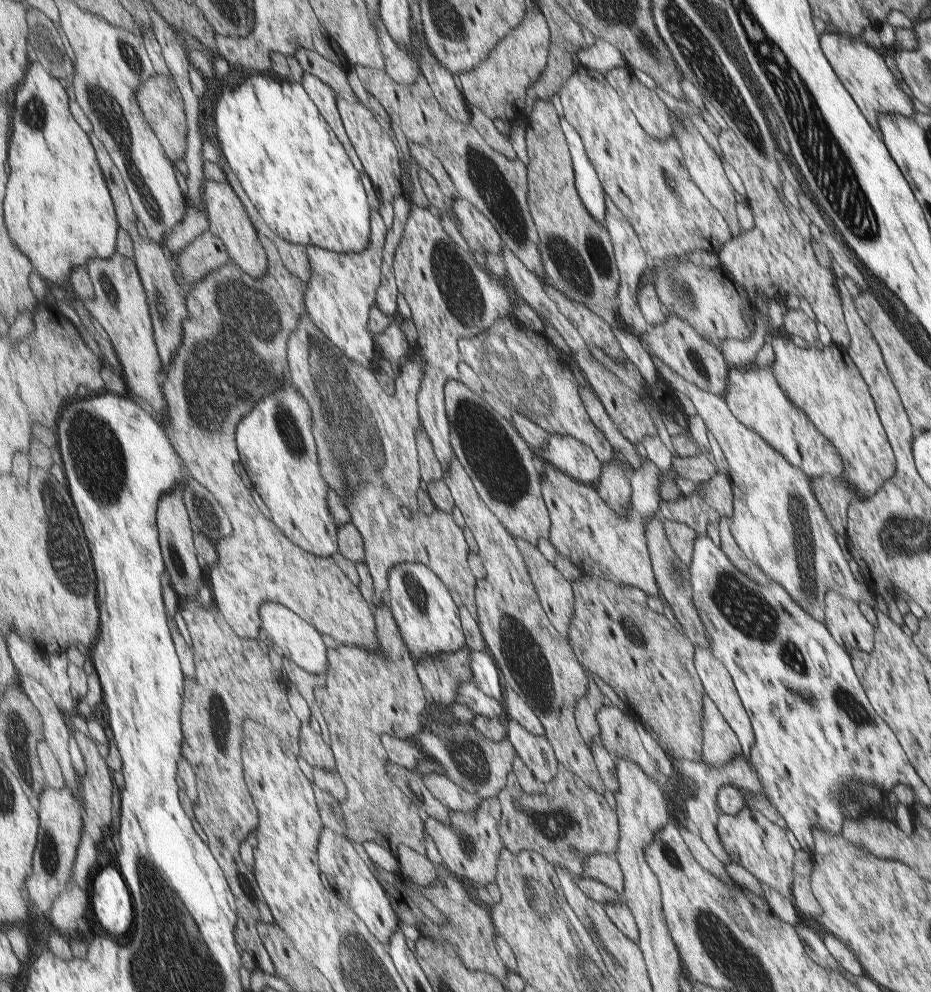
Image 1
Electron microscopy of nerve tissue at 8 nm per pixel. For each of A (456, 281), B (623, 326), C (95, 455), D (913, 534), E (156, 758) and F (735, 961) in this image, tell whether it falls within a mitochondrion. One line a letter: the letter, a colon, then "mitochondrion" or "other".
A: mitochondrion
B: other
C: mitochondrion
D: mitochondrion
E: other
F: mitochondrion

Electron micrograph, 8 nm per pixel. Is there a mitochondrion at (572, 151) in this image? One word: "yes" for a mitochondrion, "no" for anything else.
no

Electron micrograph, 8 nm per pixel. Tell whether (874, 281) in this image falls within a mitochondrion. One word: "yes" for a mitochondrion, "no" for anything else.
no

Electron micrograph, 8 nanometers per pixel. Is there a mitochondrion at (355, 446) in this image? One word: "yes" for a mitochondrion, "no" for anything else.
yes

